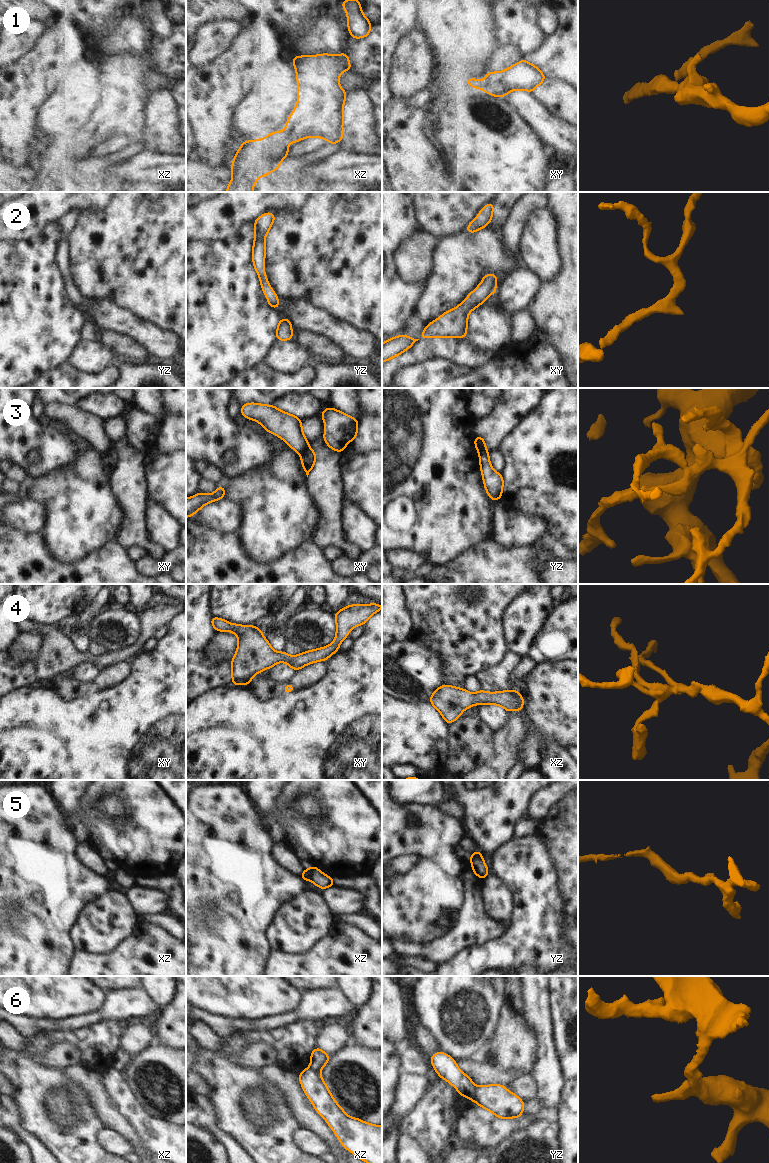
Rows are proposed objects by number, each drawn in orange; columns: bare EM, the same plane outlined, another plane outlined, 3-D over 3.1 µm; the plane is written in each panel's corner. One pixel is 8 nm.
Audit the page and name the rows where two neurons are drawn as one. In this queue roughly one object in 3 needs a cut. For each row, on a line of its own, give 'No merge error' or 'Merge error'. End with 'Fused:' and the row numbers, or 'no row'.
1: No merge error
2: No merge error
3: Merge error
4: No merge error
5: Merge error
6: Merge error
Fused: 3, 5, 6.

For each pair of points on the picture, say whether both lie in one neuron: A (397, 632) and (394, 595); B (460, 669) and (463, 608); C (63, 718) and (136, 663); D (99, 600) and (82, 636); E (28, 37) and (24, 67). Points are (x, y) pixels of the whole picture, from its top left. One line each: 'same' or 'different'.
A: same
B: same
C: same
D: same
E: different

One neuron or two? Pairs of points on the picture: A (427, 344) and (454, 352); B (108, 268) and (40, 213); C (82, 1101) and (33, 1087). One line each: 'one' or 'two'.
A: one
B: two
C: one

